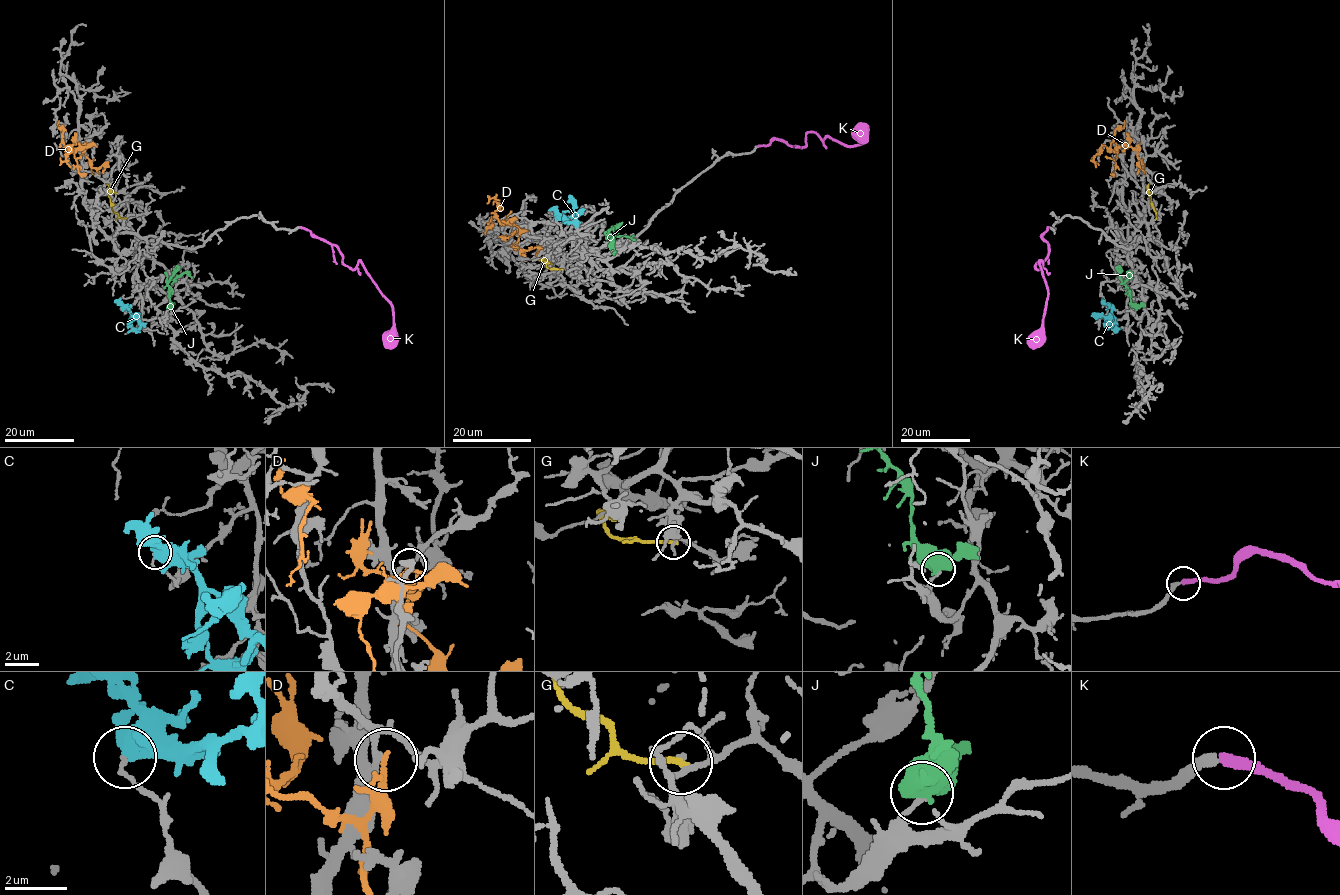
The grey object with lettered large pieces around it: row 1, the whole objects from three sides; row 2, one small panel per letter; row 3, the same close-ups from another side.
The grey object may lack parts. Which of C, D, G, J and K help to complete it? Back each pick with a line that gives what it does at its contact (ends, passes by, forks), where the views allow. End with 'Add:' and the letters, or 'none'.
K: it ends
Add: K

